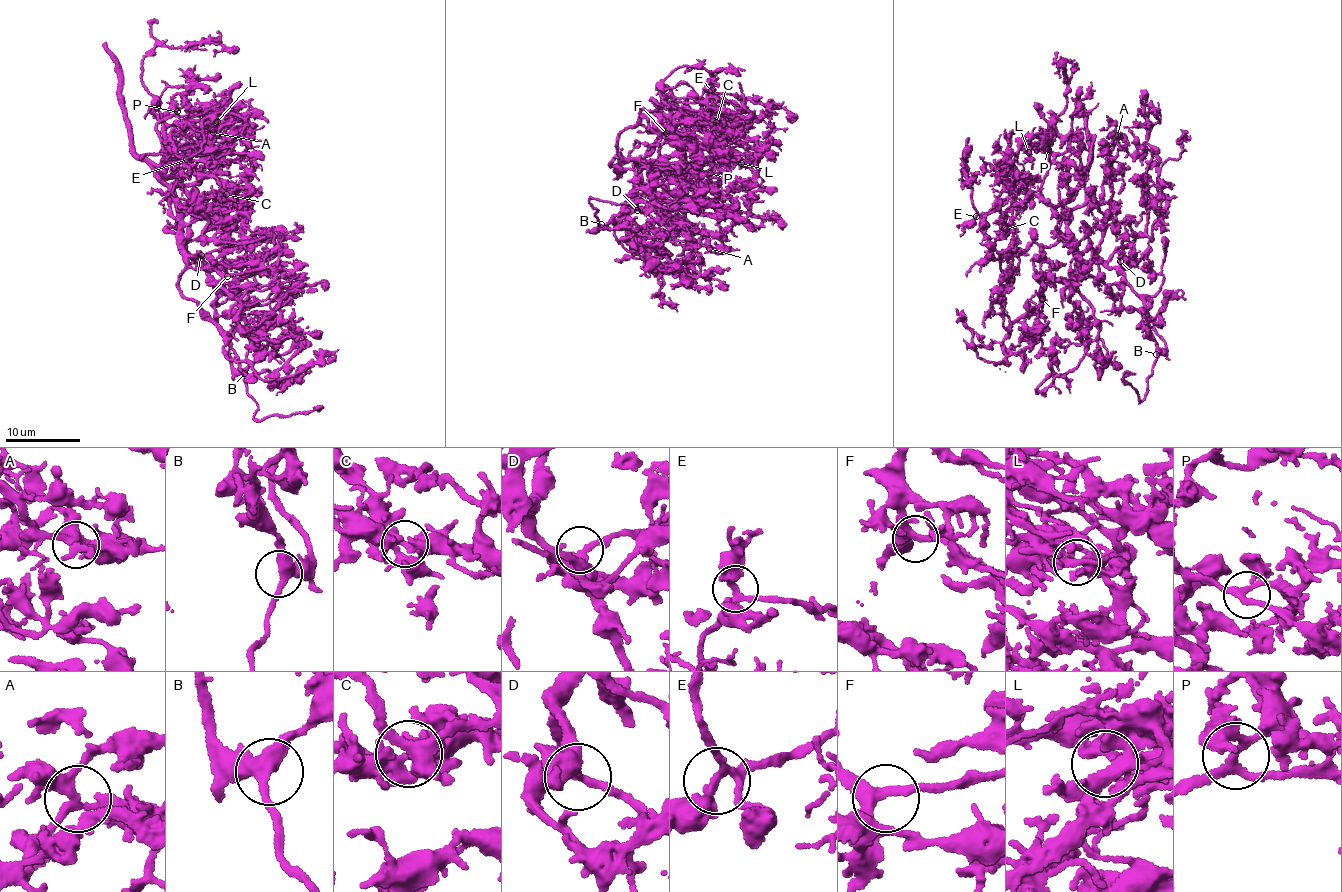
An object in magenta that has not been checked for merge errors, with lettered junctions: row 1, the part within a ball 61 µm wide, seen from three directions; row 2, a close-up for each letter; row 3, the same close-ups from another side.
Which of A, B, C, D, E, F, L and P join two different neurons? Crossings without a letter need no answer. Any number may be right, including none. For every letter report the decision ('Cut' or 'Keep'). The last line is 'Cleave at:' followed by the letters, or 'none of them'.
A: Keep
B: Keep
C: Keep
D: Keep
E: Keep
F: Keep
L: Keep
P: Keep
Cleave at: none of them

